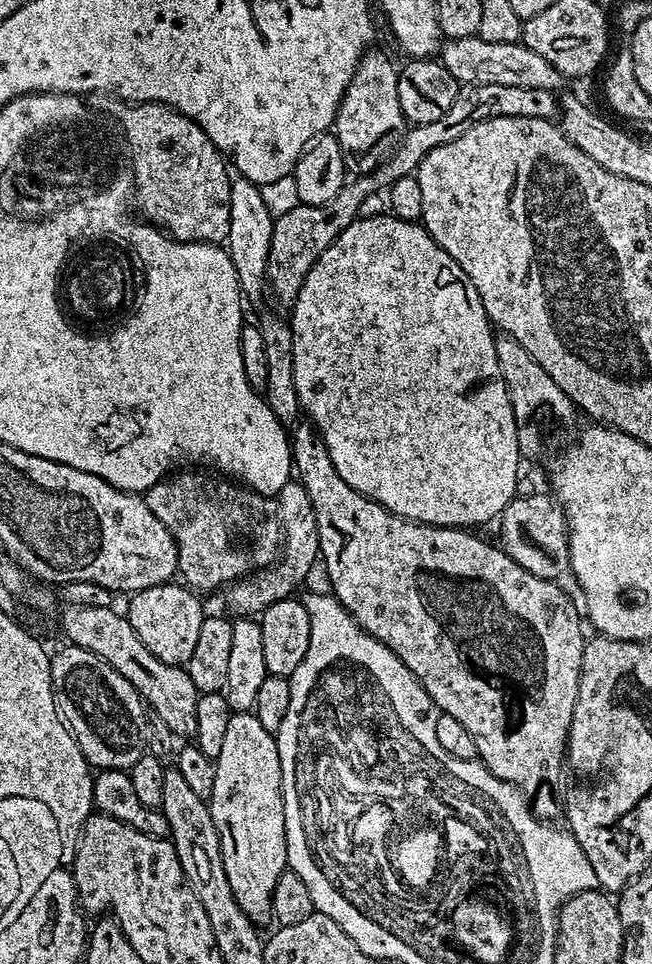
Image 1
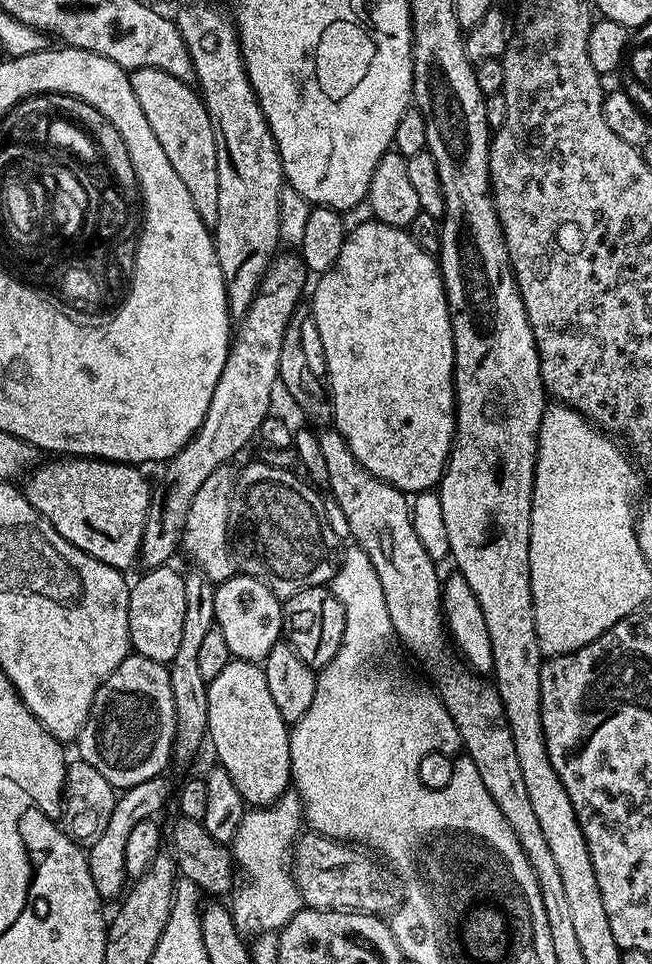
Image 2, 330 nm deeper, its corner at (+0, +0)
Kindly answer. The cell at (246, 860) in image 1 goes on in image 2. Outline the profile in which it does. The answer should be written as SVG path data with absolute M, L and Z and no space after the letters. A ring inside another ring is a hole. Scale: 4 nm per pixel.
M233 658L222 669L222 674L218 674L218 678L208 681L207 739L212 740L212 748L220 759L217 760L219 767L230 774L230 779L234 781L234 786L238 786L238 794L242 794L245 805L266 808L289 791L292 784L289 735L290 726L282 718L282 714L278 714L278 706L274 706L270 686L266 686L266 674L259 663Z

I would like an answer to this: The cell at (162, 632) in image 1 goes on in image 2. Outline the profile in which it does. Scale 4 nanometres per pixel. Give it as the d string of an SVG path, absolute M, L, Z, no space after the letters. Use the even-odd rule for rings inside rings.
M172 566L150 568L143 573L137 584L128 589L130 602L130 642L131 651L138 656L145 656L159 664L171 665L174 654L178 654L178 646L182 642L182 626L186 622L186 586L184 576L176 573Z

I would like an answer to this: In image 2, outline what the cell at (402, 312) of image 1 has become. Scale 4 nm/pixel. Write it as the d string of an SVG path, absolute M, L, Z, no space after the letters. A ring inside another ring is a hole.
M369 219L369 224L360 224L344 237L342 254L338 254L338 262L330 266L330 270L319 273L316 289L312 292L312 308L310 315L318 326L318 334L322 334L322 350L328 367L328 387L332 401L332 420L335 431L342 434L346 446L366 466L370 474L382 478L394 485L399 492L417 494L435 489L448 464L448 454L452 451L452 439L456 433L456 343L452 337L452 323L448 309L448 290L440 277L440 266L437 257L431 252L422 250L413 238L411 231L395 228L389 224L381 224L379 220Z

